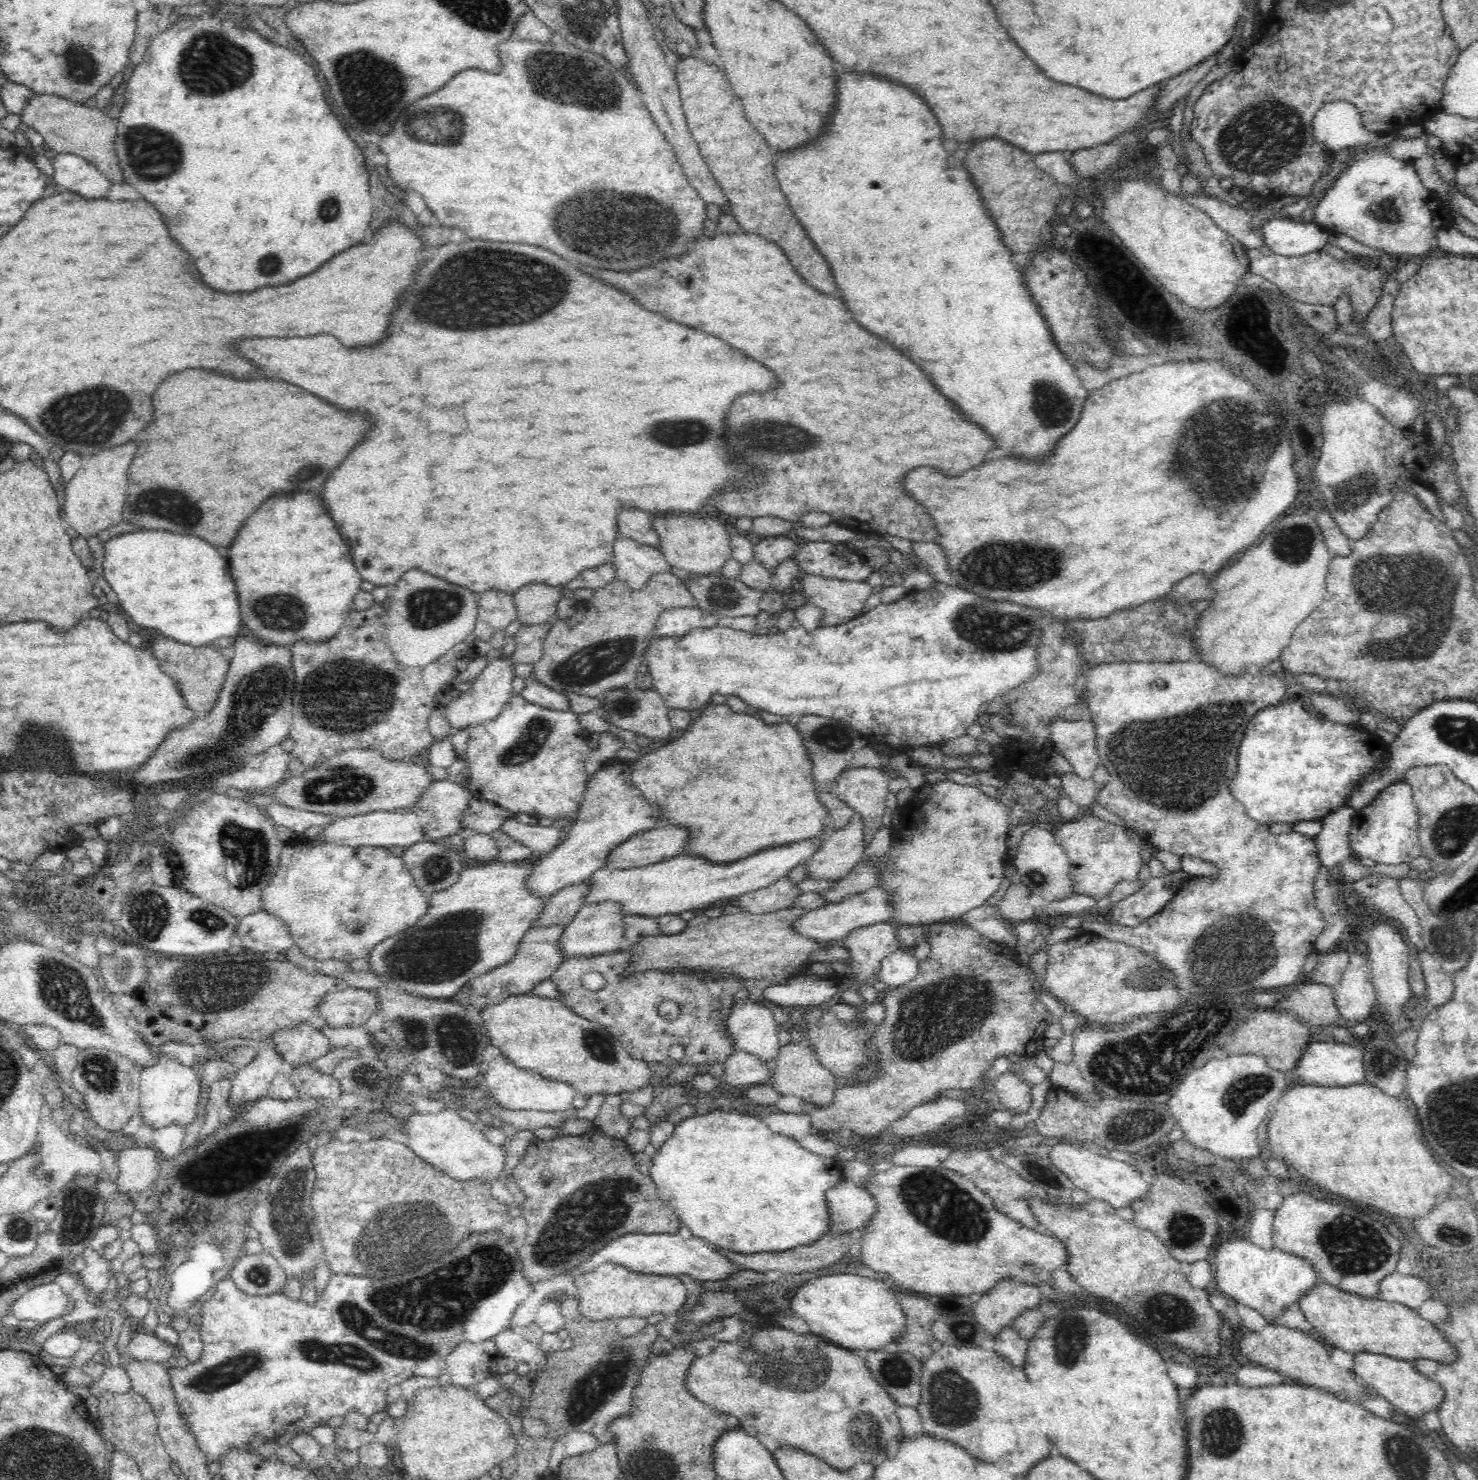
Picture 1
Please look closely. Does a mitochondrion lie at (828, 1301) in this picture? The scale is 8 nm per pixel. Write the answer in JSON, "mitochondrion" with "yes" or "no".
{"mitochondrion":"no"}

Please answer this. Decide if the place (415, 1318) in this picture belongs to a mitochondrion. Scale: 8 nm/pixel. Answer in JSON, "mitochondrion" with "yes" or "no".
{"mitochondrion":"yes"}

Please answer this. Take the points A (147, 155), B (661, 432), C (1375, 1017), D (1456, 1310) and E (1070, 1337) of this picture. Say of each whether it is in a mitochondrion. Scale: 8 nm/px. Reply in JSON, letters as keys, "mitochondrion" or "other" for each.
{"A":"mitochondrion","B":"mitochondrion","C":"other","D":"other","E":"mitochondrion"}

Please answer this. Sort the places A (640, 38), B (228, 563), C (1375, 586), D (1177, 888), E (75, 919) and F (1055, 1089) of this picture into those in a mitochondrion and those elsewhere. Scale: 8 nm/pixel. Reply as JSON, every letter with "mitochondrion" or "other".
{"A":"other","B":"other","C":"mitochondrion","D":"other","E":"other","F":"other"}

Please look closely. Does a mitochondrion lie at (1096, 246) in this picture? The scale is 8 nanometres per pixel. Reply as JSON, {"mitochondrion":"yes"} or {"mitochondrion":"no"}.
{"mitochondrion":"no"}

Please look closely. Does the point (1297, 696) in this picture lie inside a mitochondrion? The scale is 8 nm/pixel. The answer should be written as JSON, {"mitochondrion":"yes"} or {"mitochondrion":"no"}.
{"mitochondrion":"no"}

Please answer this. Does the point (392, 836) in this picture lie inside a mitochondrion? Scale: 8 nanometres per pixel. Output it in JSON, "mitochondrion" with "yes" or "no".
{"mitochondrion":"no"}

